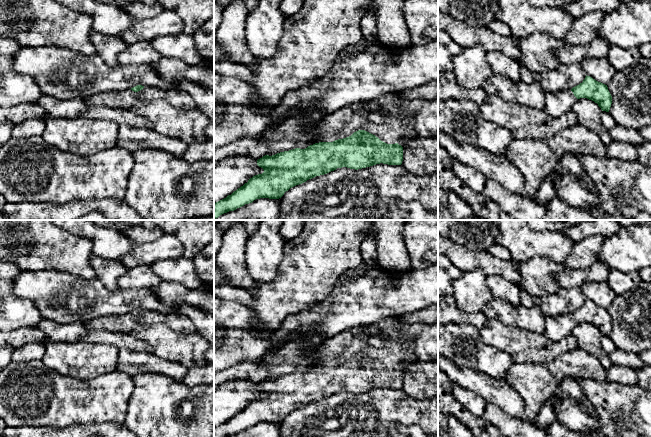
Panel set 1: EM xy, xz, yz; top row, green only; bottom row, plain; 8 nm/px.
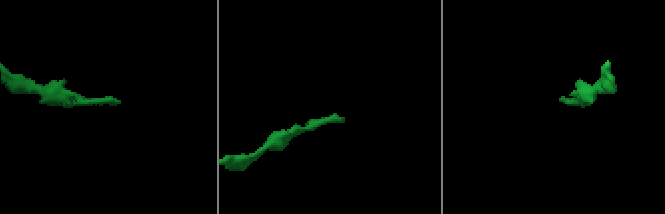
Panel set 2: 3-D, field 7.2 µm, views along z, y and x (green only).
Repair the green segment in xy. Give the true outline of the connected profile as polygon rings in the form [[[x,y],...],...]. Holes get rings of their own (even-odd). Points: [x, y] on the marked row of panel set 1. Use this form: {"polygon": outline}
{"polygon": [[[137,85],[129,90],[111,90],[95,93],[84,100],[90,106],[132,110],[132,107],[138,102],[151,102],[158,99],[164,100],[180,109],[192,109],[197,107],[191,95],[186,92],[175,89],[164,90],[150,86],[144,87],[142,85]]]}

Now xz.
{"polygon": [[[361,102],[353,103],[326,115],[318,122],[314,132],[315,144],[305,149],[295,148],[258,159],[257,165],[264,172],[253,176],[231,195],[214,203],[214,220],[256,199],[279,199],[290,188],[337,168],[347,167],[358,170],[380,163],[401,165],[403,147],[398,142],[404,137],[418,136],[412,117],[397,119],[391,117],[386,111],[369,111]]]}

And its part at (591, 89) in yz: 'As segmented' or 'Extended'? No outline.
Extended

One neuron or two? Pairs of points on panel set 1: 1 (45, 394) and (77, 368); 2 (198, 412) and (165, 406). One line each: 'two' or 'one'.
1: two
2: one

